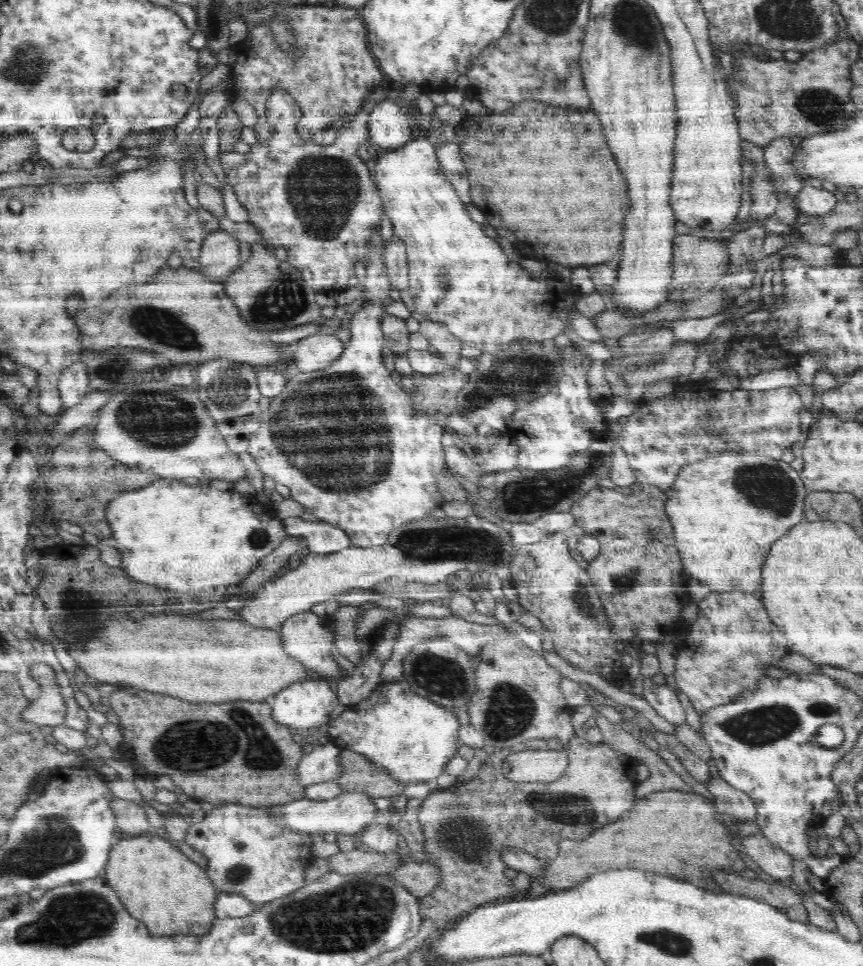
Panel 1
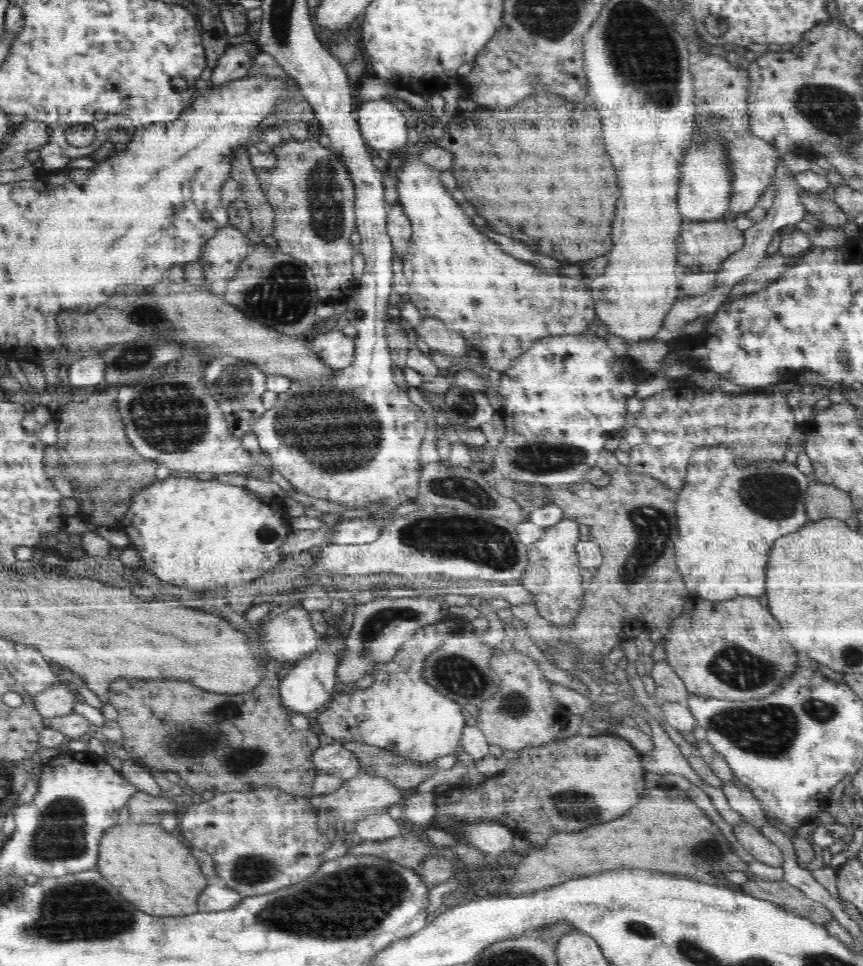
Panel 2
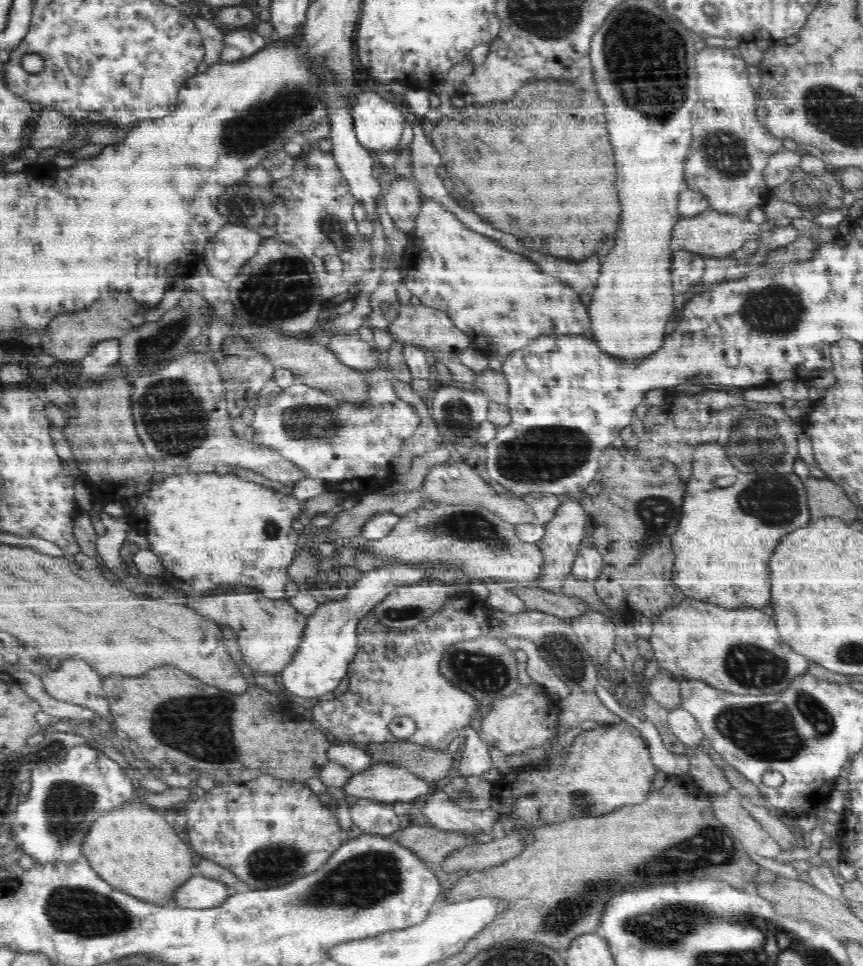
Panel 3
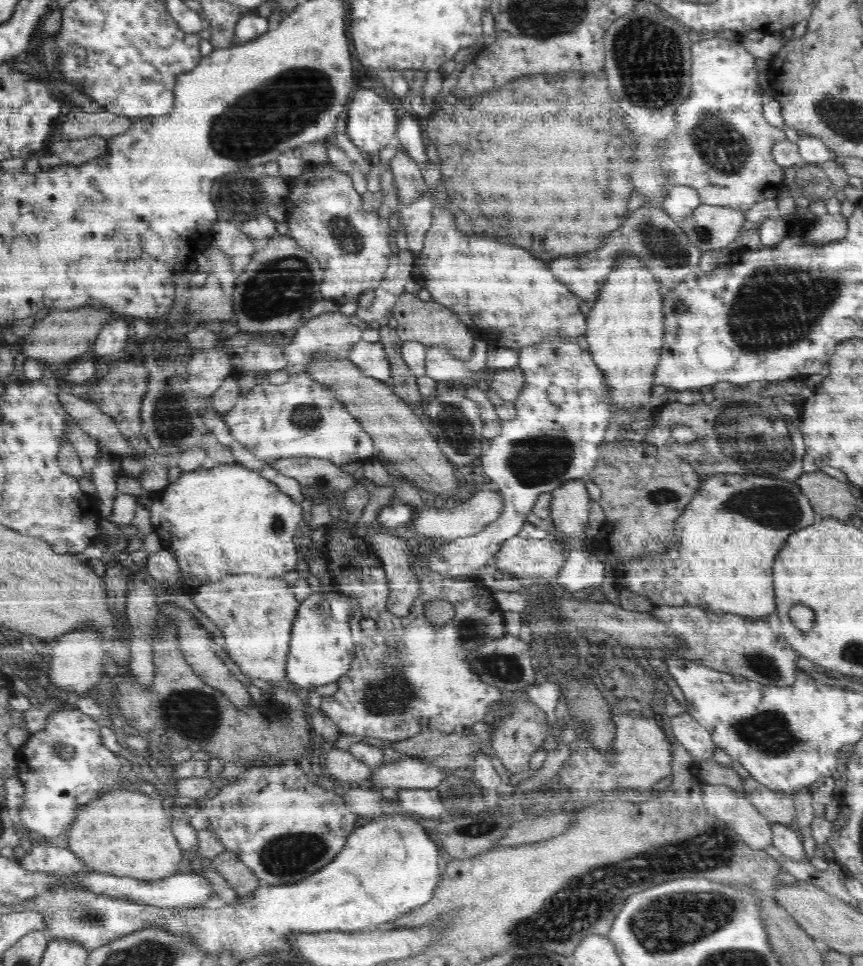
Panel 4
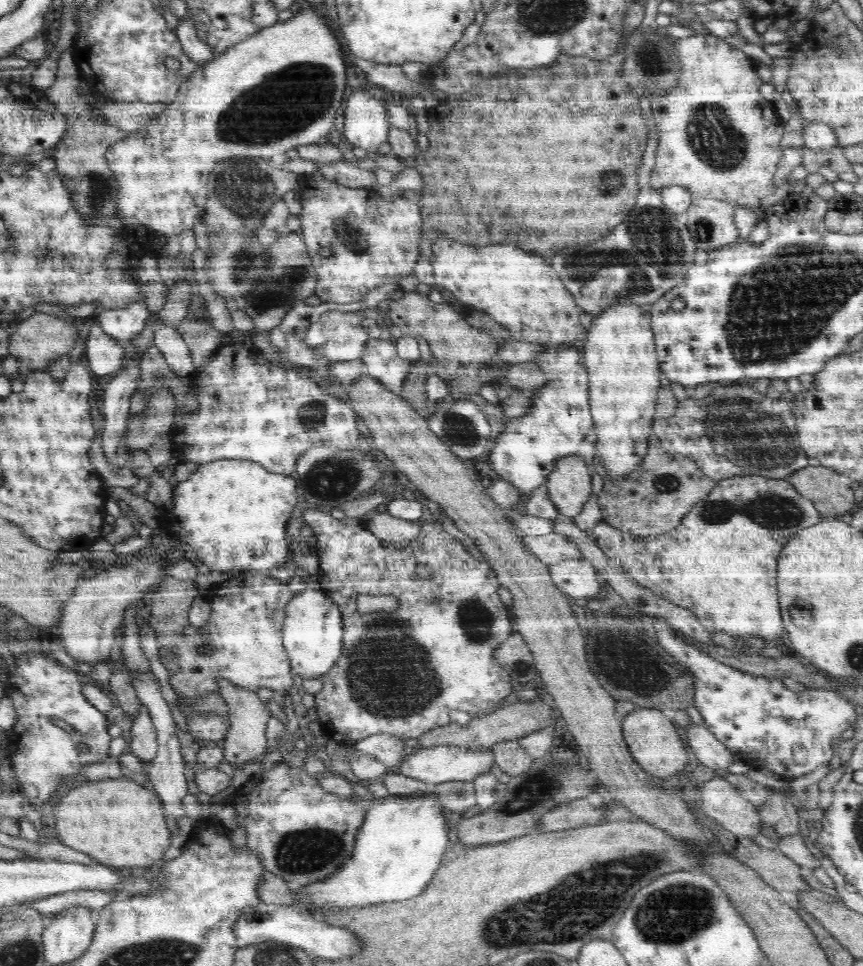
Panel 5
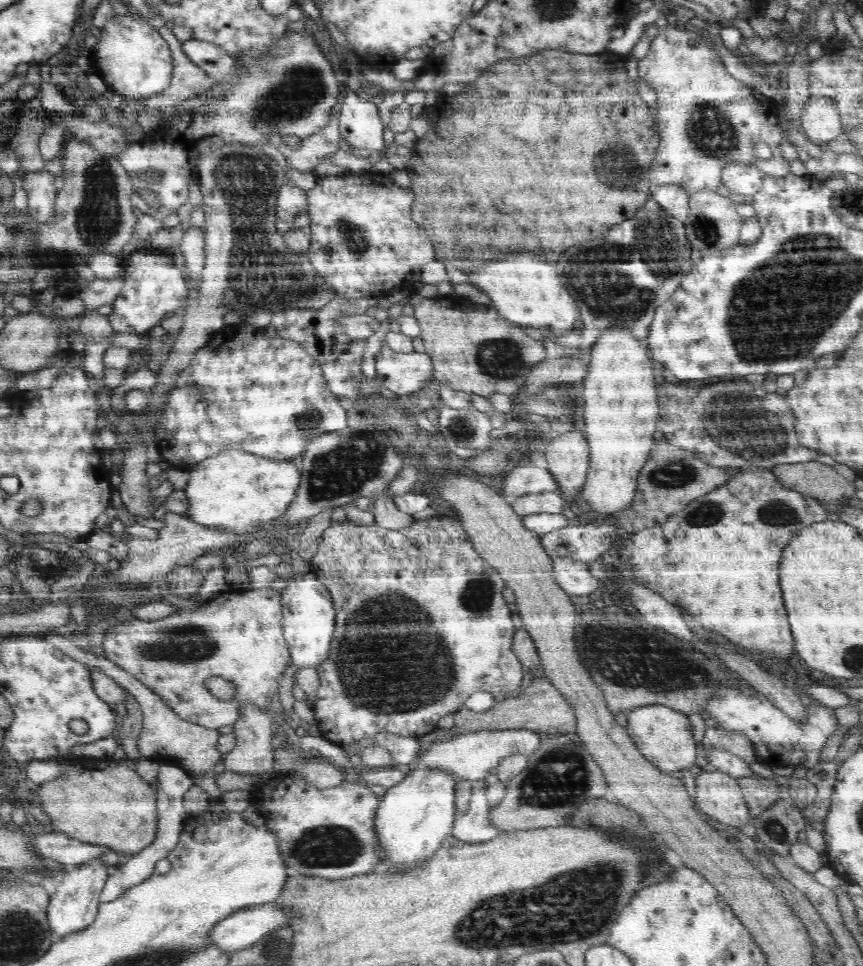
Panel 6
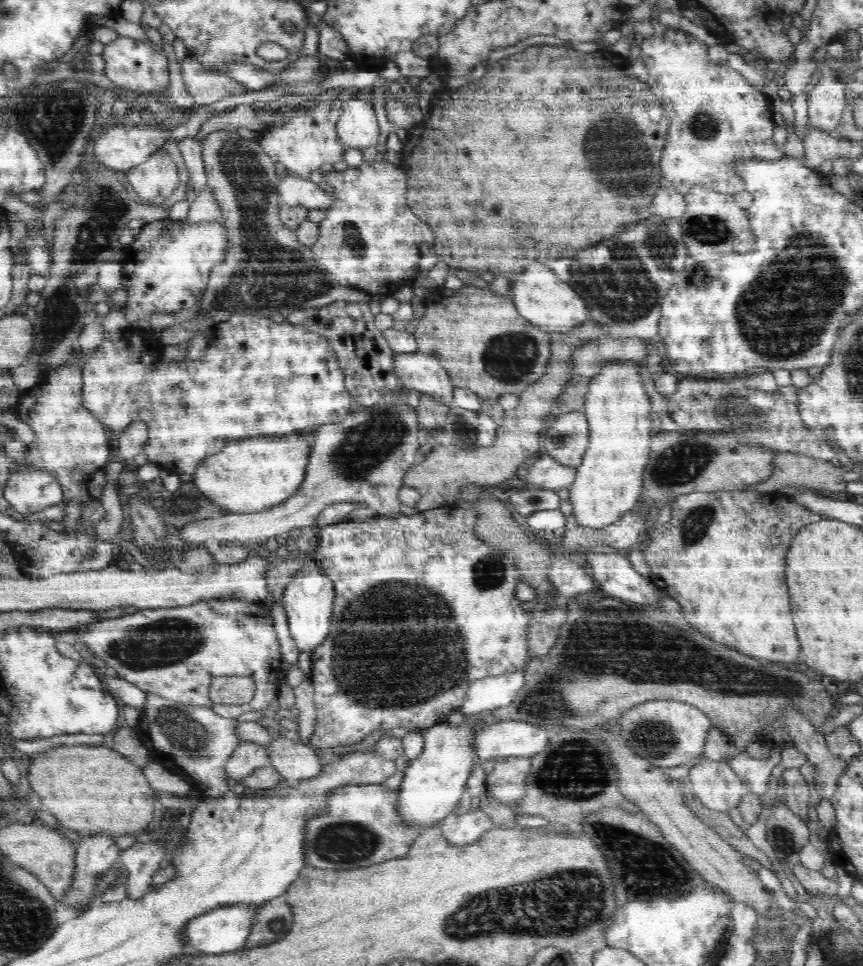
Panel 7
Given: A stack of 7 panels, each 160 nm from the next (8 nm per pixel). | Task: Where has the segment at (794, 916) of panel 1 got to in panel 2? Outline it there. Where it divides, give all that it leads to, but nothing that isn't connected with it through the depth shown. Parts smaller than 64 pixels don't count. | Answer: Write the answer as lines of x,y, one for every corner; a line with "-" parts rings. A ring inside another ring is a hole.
750,875
747,882
743,883
740,888
760,900
770,901
822,926
834,919
827,907
810,899
784,879
781,881
764,881
759,877

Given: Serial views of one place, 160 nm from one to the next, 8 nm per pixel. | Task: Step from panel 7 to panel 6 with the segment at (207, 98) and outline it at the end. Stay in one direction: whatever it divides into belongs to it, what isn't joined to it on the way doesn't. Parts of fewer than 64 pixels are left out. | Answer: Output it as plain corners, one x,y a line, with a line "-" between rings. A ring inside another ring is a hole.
166,26
159,29
160,35
169,44
174,59
173,78
170,86
160,94
145,99
125,100
123,107
129,107
132,110
136,110
136,106
164,108
170,112
179,108
185,100
194,98
197,94
204,93
214,86
215,81
186,56
182,42
176,38
172,31
171,28

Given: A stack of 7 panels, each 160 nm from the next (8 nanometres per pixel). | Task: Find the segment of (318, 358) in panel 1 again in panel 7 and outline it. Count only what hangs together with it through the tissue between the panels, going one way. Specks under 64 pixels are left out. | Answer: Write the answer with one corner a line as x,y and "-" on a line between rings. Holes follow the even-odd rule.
398,353
394,356
394,372
407,390
418,390
437,401
452,404
454,386
437,357

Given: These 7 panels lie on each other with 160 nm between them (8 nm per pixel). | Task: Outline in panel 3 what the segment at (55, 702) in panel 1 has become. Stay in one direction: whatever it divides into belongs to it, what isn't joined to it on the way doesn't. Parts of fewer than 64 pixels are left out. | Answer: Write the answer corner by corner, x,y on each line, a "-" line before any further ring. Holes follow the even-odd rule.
66,657
59,669
48,669
41,677
50,697
92,709
98,718
111,714
110,701
103,689
102,676
86,660

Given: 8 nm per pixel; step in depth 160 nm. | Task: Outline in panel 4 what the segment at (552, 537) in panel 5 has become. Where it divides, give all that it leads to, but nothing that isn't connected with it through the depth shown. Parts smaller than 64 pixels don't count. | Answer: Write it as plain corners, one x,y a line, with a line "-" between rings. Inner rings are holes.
518,534
505,540
494,555
494,566
507,577
517,577
523,582
533,579
551,583
560,572
568,556
568,549
559,541
550,539
526,539

